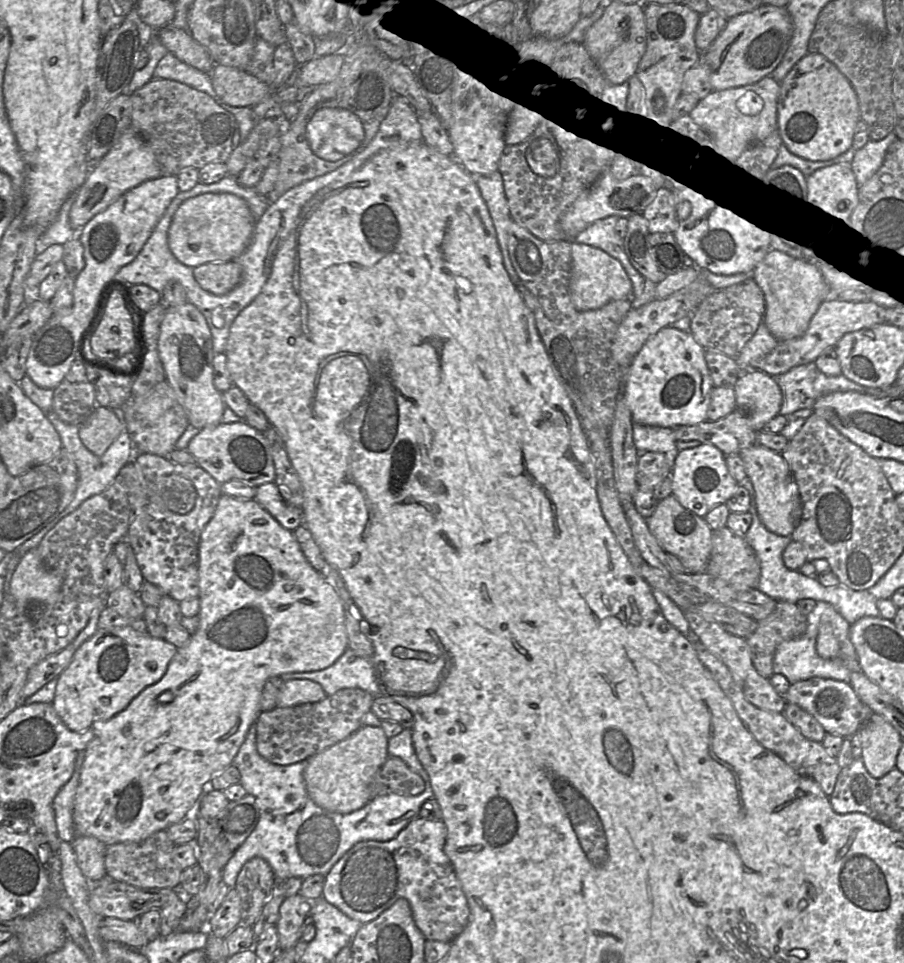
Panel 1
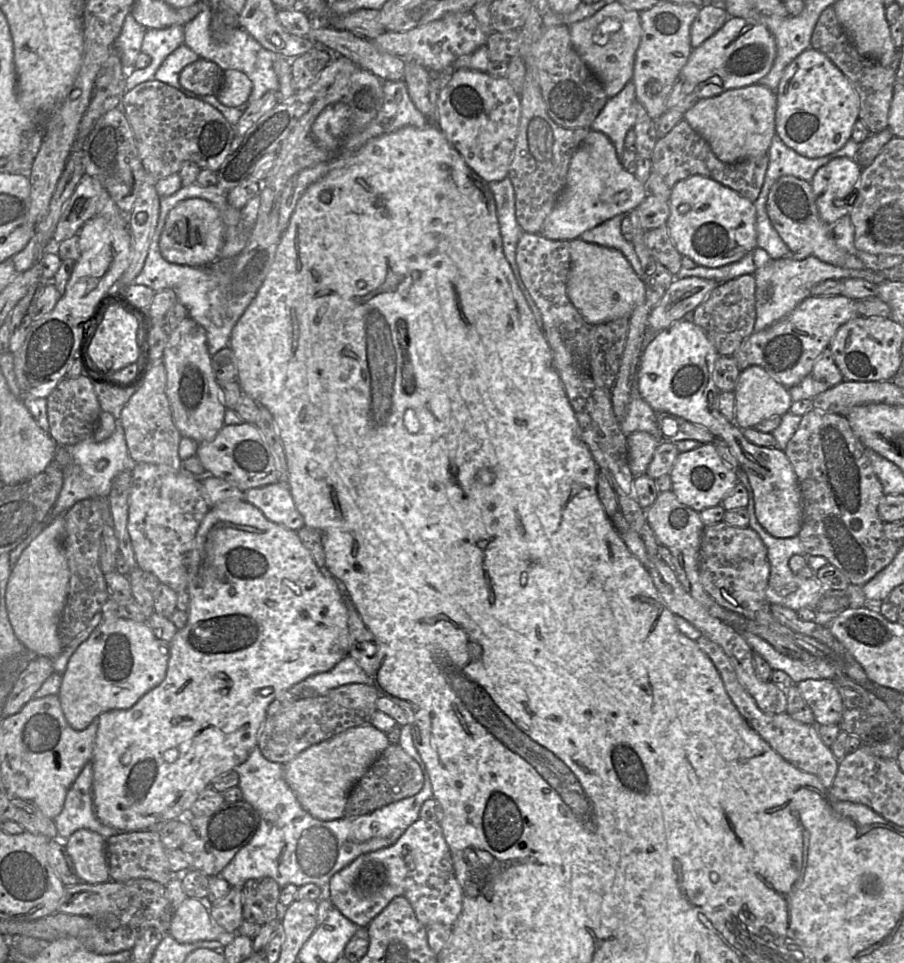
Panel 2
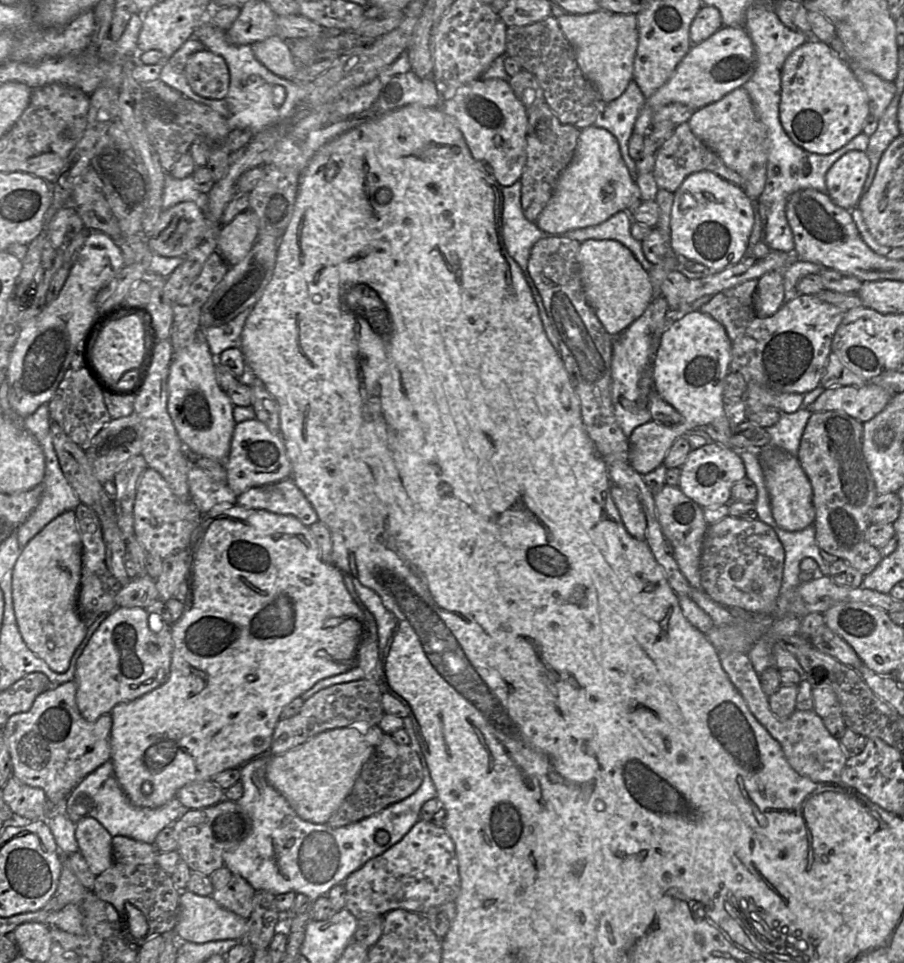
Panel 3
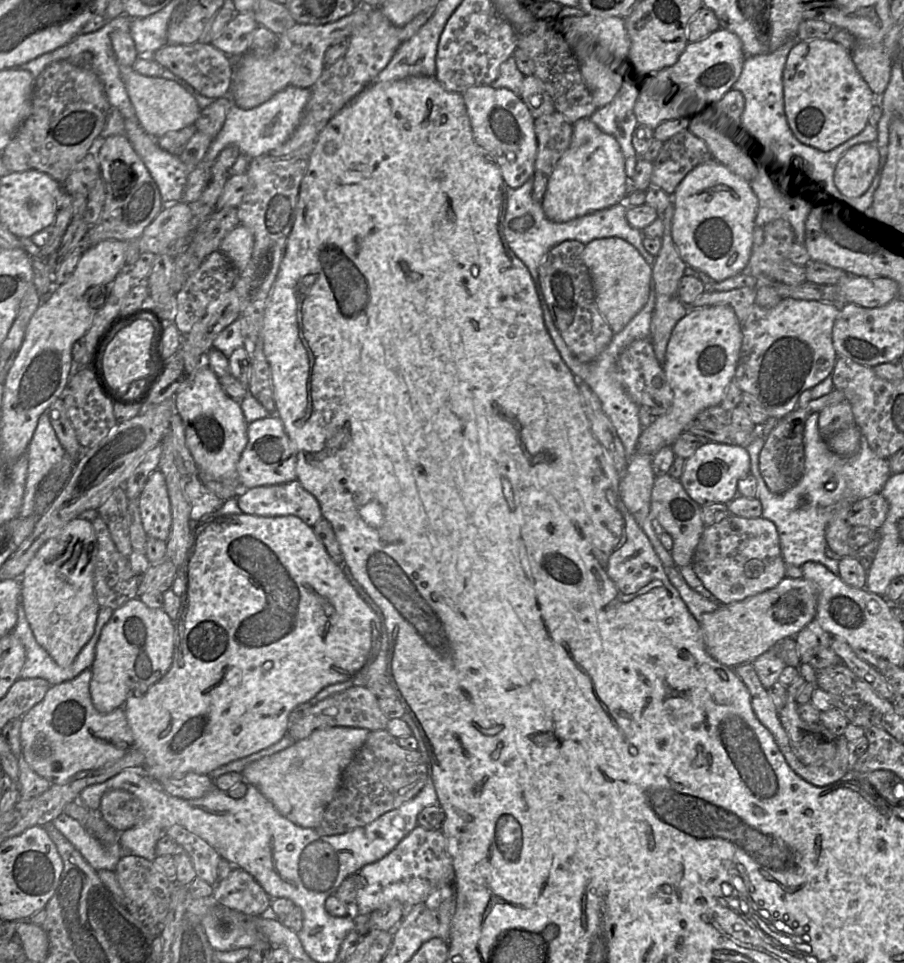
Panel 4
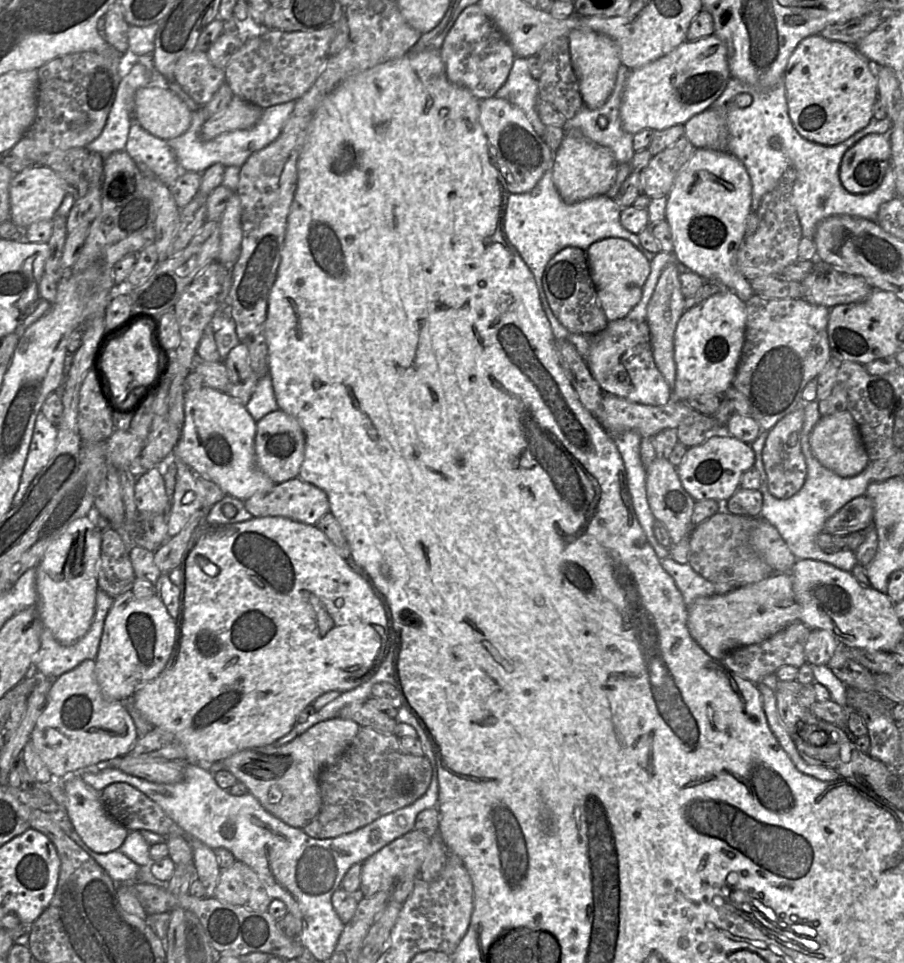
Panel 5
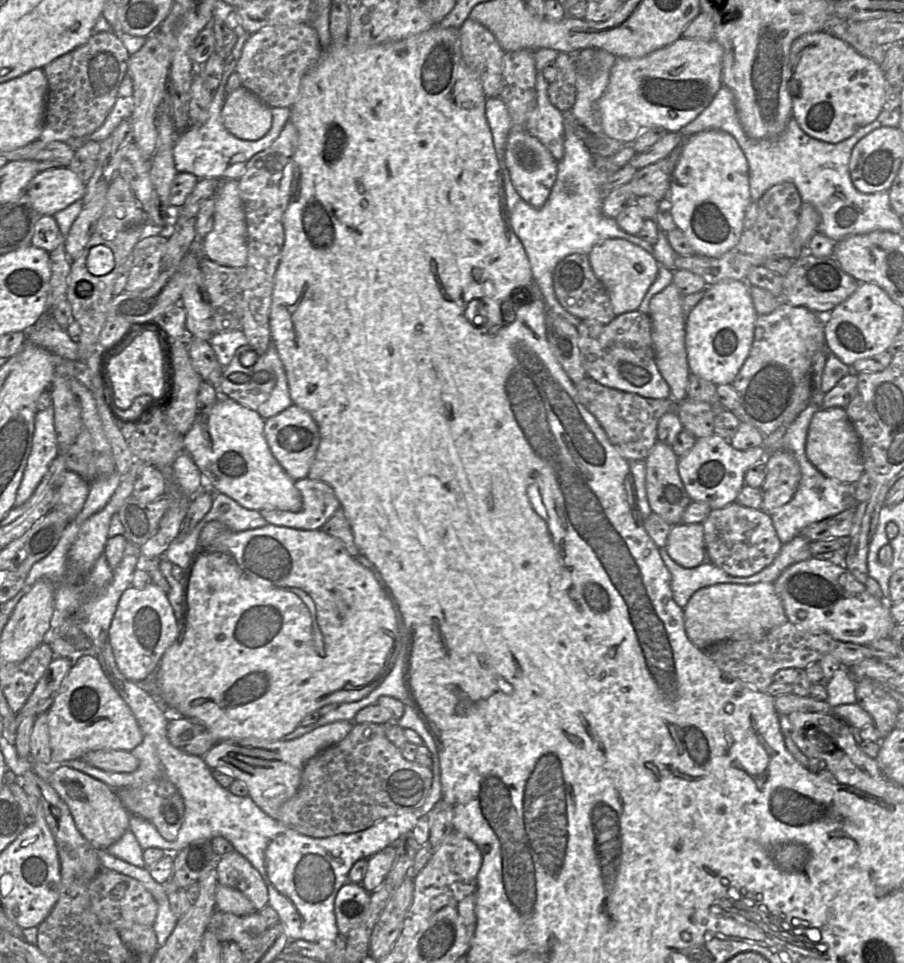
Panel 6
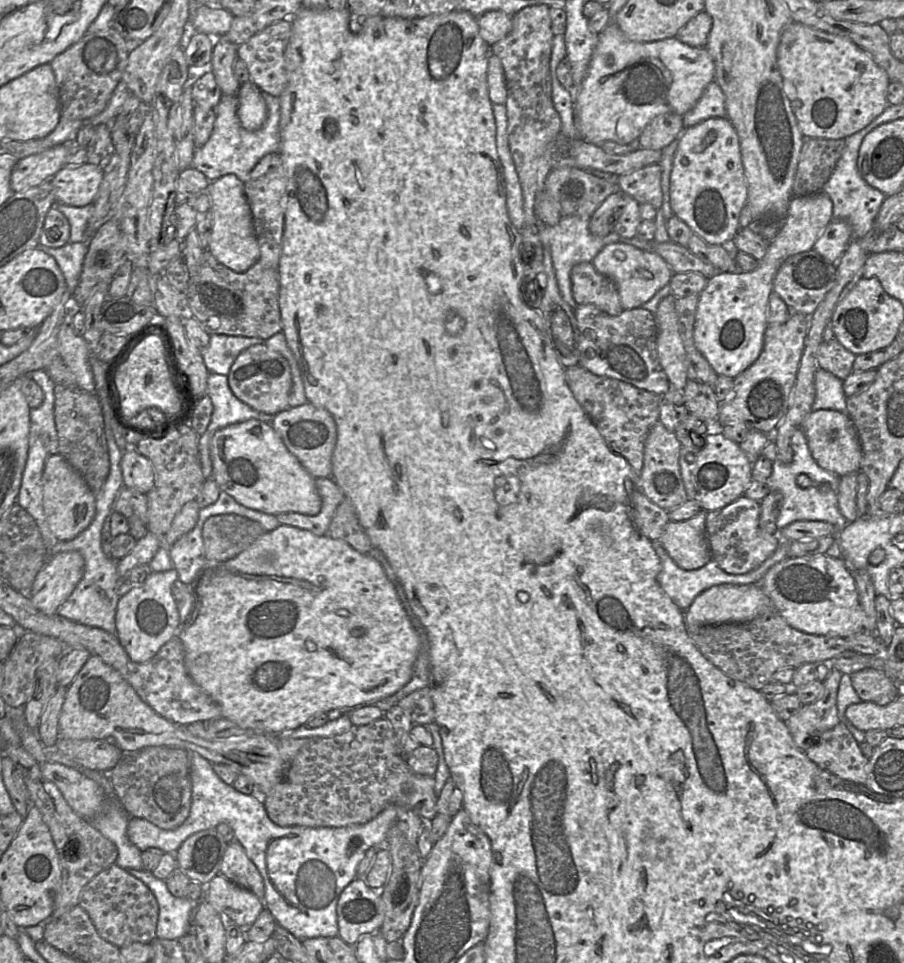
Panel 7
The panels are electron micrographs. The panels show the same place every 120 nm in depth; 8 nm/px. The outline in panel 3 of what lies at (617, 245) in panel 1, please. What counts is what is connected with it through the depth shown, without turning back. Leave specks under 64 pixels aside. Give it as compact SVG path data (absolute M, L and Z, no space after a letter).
M626 210L620 211L605 222L591 227L576 229L566 232L564 235L580 243L589 240L615 240L627 247L640 262L644 270L651 271L651 264L645 257L641 241L636 240L630 231L633 220Z

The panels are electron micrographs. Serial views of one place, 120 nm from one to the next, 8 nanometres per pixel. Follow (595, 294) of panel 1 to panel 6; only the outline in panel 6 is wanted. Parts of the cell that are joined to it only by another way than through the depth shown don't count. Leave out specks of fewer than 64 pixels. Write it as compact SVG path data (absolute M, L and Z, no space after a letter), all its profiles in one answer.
M611 238L597 244L588 257L595 276L607 289L615 315L638 310L659 272L654 255L627 240Z

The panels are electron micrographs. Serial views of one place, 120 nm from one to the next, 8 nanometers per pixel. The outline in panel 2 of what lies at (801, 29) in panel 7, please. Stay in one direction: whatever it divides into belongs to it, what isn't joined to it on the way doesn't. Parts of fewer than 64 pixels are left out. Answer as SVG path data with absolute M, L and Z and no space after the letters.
M809 47L797 56L784 70L780 83L776 90L777 106L776 106L776 134L781 138L786 146L794 150L796 153L811 159L824 157L840 150L851 139L852 131L855 123L859 119L860 101L858 93L849 81L849 79L841 72L841 70L823 53Z

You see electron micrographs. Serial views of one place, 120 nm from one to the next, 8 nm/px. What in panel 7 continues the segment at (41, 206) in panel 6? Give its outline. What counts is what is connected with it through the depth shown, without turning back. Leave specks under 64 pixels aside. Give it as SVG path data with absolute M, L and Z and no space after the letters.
M64 165L52 178L55 202L82 207L93 203L103 178L100 165Z

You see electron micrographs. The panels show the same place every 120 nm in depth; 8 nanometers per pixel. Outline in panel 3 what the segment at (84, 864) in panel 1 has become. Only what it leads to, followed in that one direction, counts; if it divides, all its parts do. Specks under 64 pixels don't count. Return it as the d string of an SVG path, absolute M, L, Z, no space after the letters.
M85 817L78 821L75 838L79 853L95 876L112 865L112 836L96 819Z

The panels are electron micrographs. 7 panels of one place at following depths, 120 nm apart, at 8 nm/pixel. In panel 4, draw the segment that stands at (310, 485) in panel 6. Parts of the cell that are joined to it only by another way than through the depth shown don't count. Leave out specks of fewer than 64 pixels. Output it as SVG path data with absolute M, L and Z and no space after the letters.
M297 479L284 484L253 487L236 499L245 514L263 517L294 515L310 527L322 519L319 502Z

